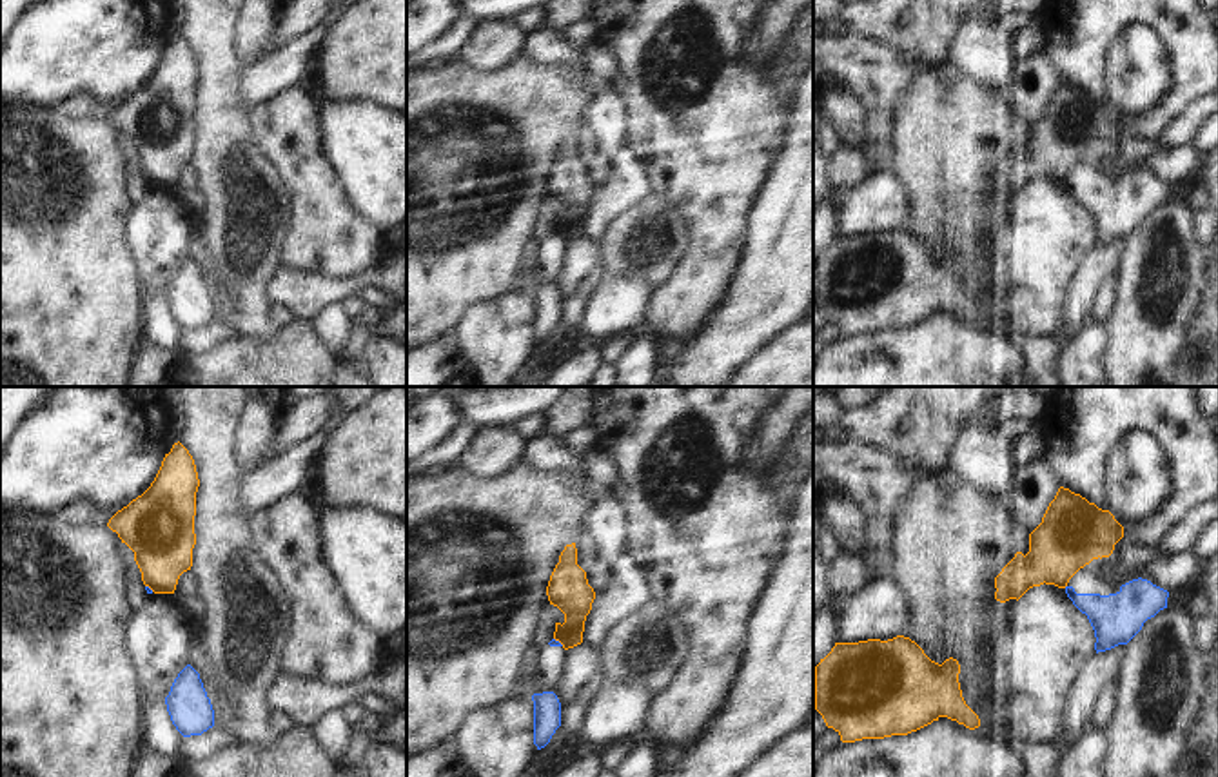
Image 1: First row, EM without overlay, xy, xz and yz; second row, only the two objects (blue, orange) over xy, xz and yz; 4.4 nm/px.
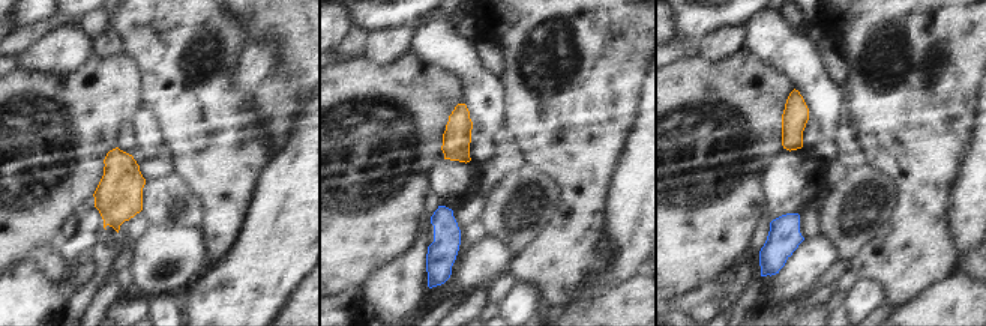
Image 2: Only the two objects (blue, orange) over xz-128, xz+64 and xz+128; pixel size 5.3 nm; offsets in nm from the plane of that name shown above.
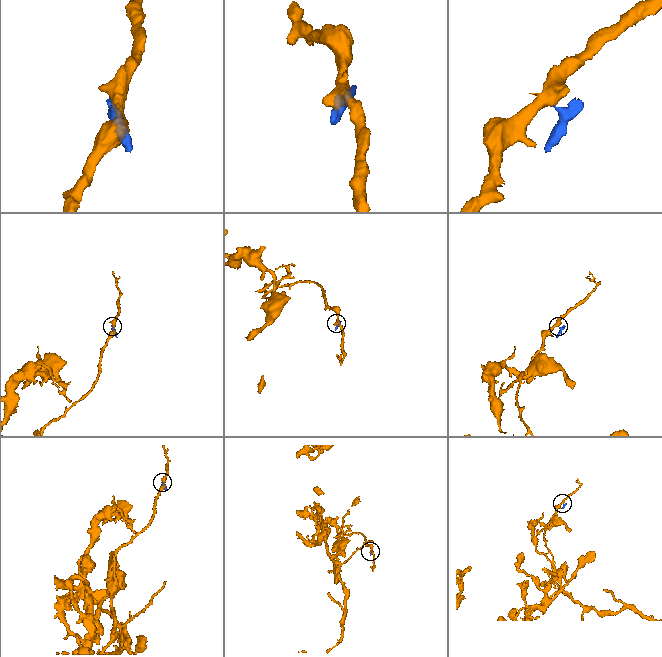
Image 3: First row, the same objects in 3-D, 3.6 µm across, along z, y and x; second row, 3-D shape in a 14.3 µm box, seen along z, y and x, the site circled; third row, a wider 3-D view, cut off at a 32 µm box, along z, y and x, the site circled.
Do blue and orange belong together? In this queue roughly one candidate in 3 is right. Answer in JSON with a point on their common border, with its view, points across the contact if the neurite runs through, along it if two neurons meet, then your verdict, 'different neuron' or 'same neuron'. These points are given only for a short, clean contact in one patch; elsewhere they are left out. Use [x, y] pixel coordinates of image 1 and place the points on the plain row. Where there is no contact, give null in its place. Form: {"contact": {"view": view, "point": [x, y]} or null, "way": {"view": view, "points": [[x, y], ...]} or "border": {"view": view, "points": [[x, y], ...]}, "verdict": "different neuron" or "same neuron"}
{"contact": {"view": "xz", "point": [558, 235]}, "border": {"view": "xz", "points": [[554, 231], [563, 238]]}, "verdict": "different neuron"}

